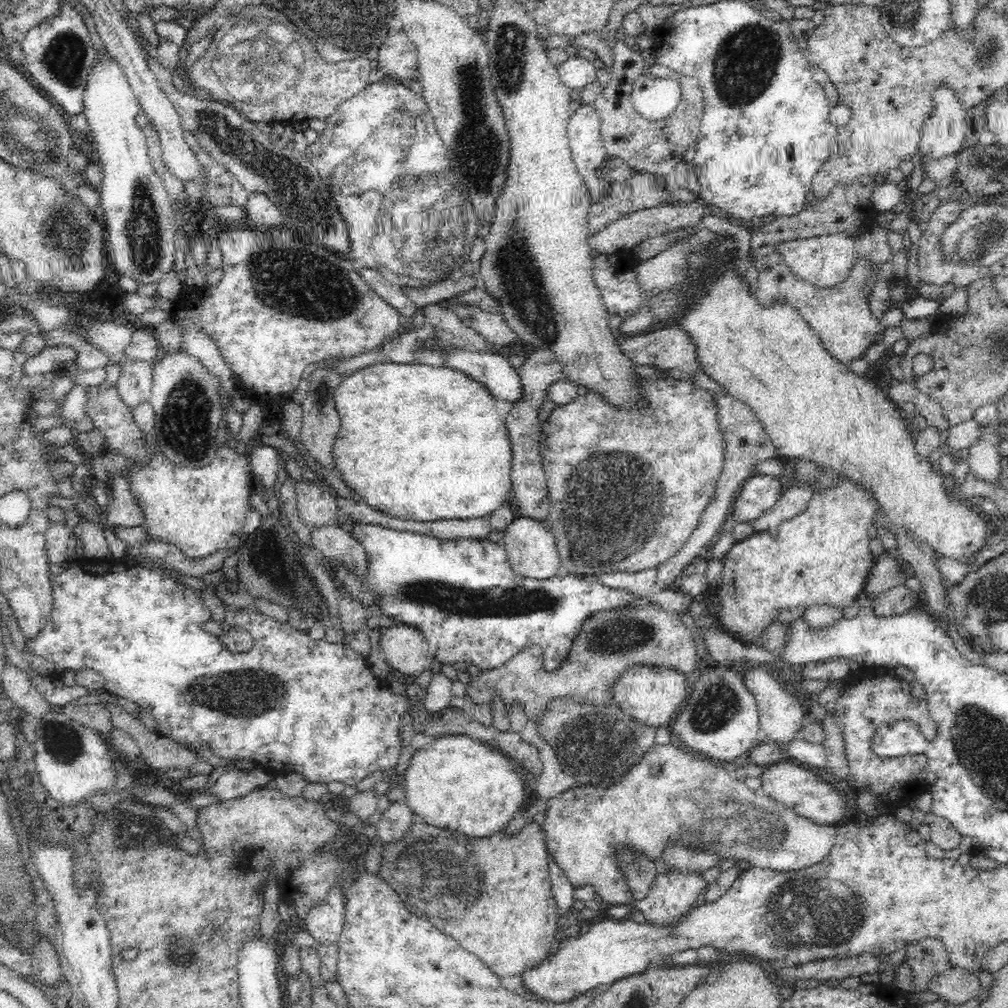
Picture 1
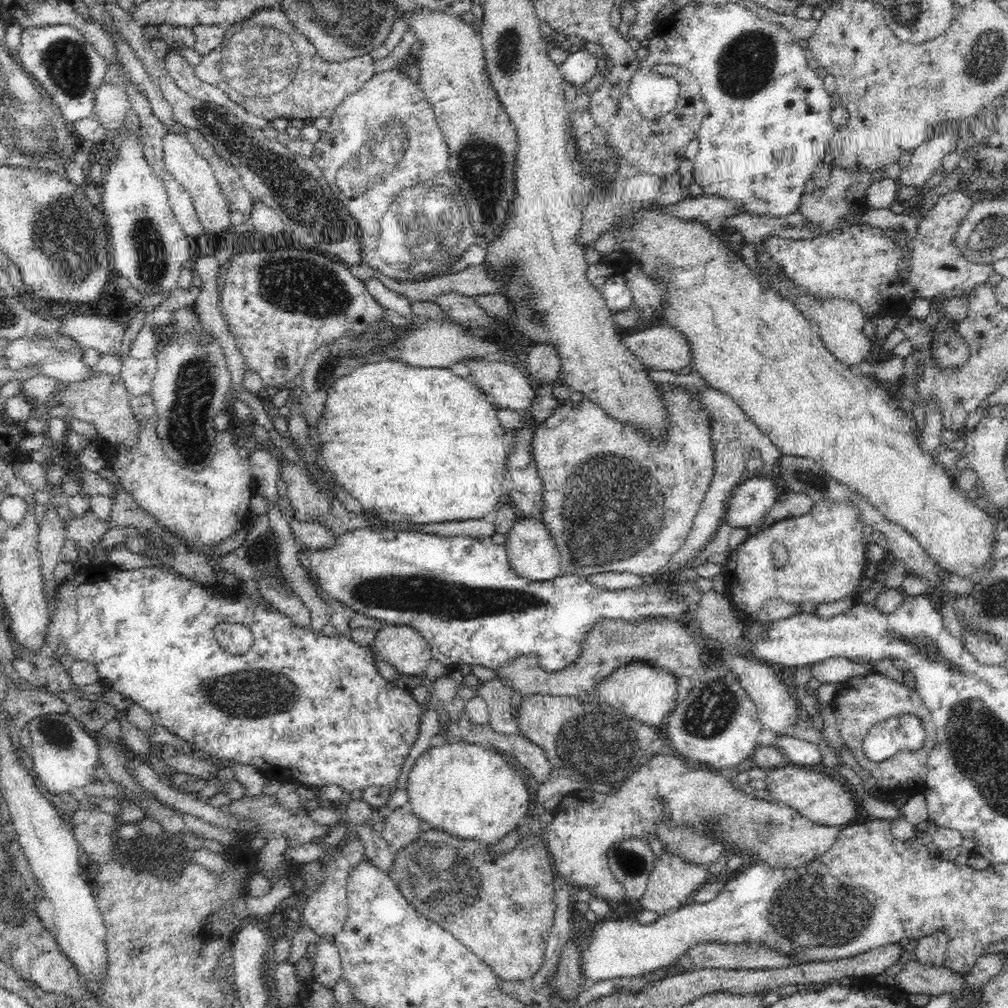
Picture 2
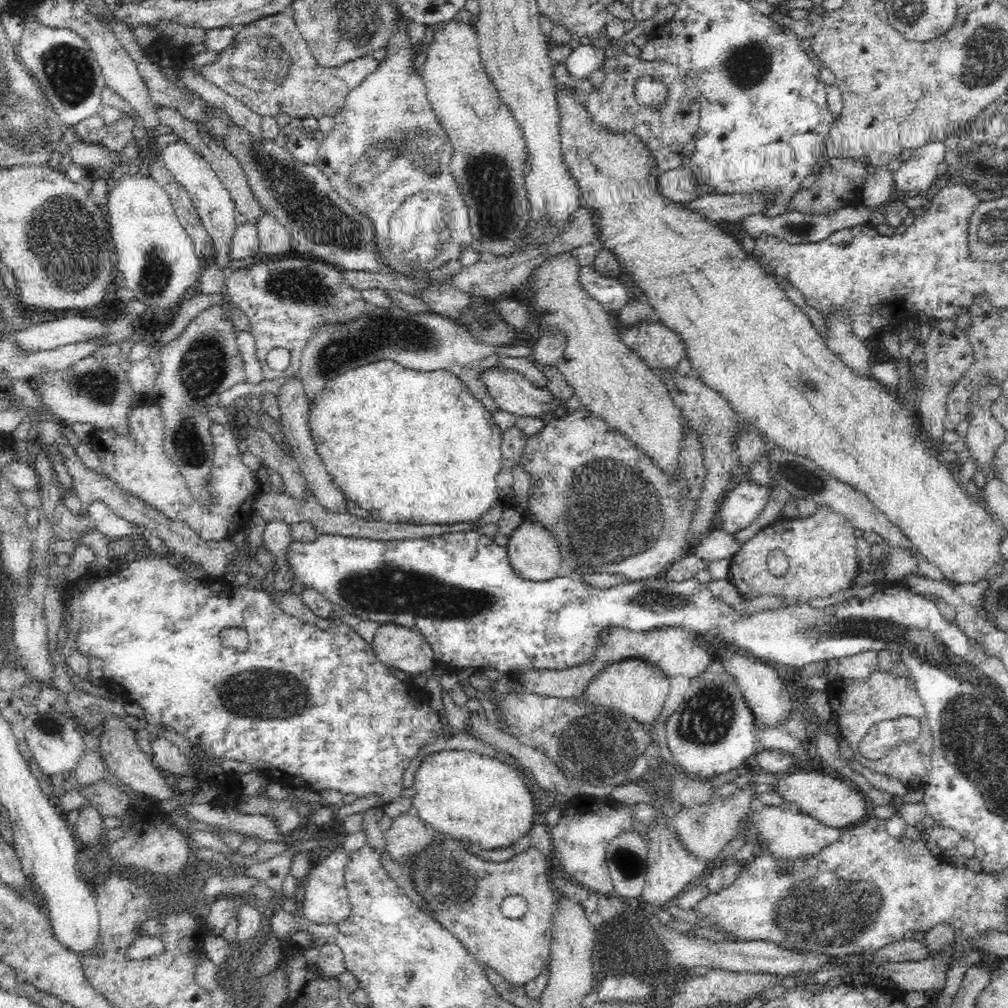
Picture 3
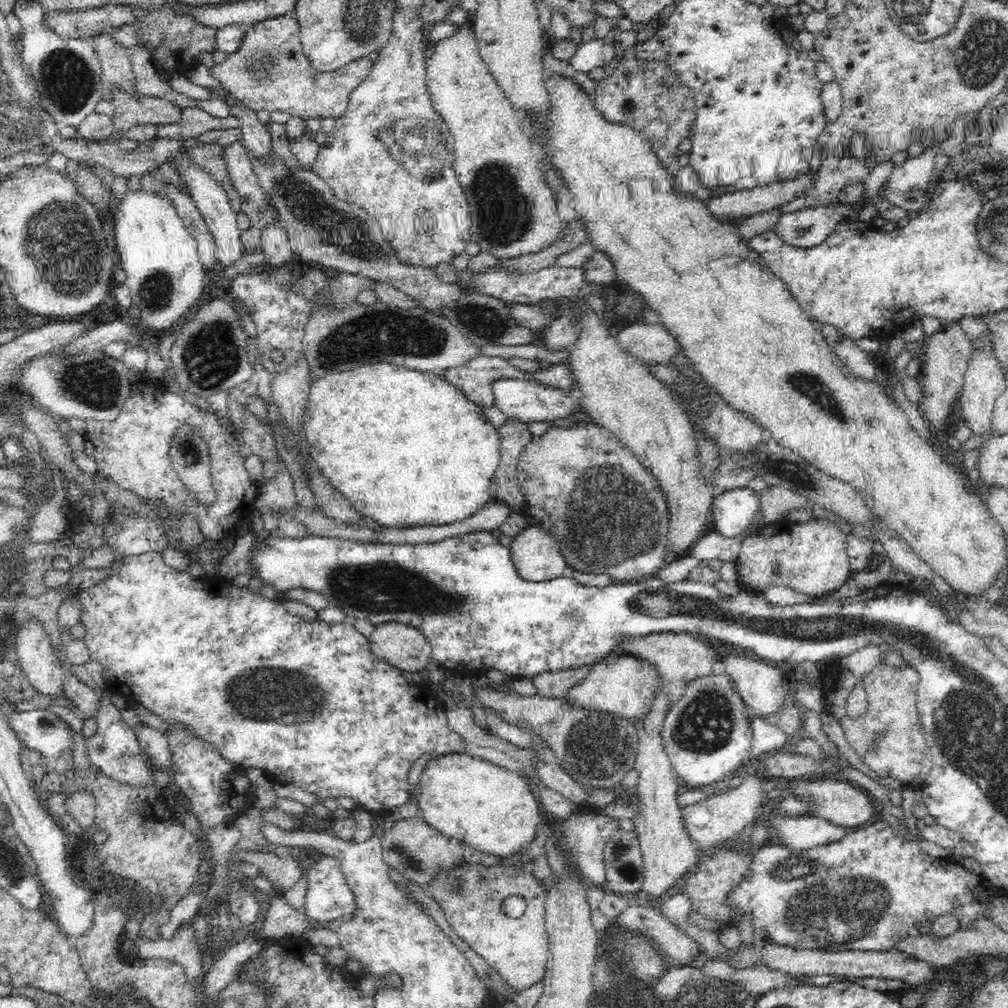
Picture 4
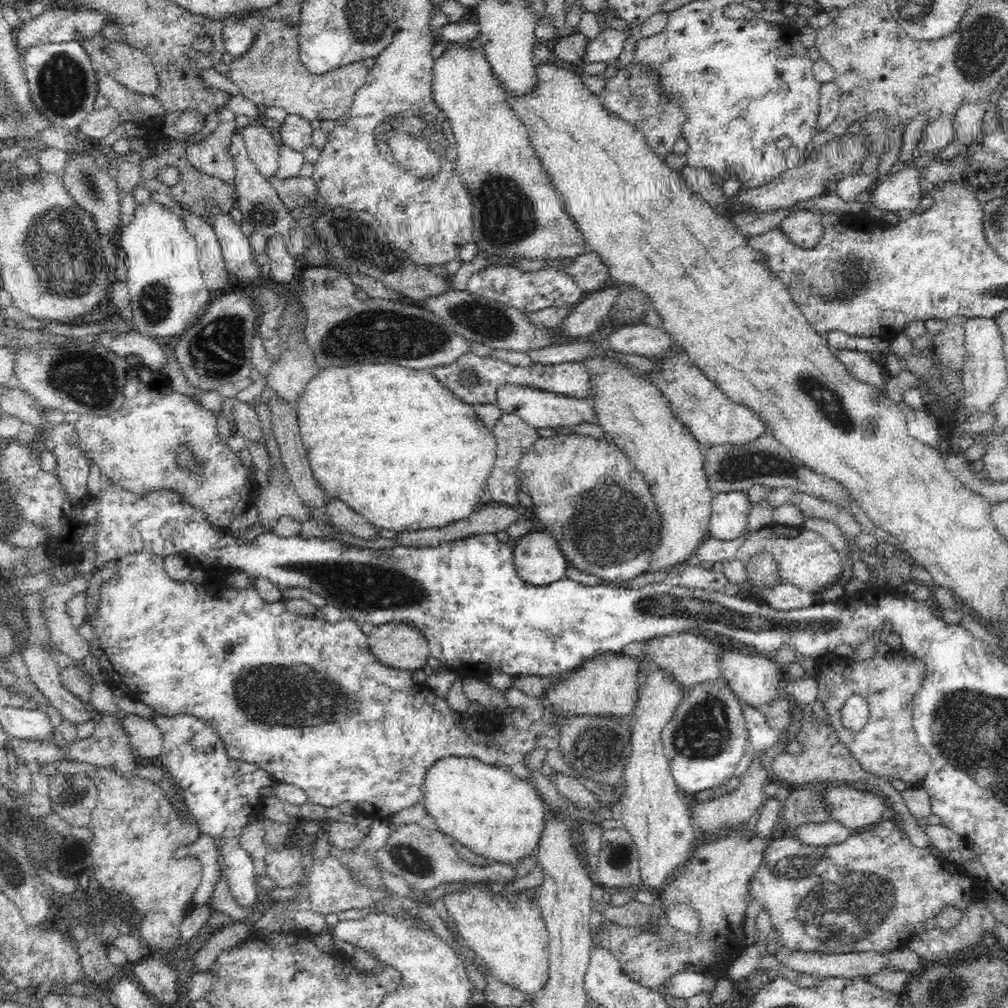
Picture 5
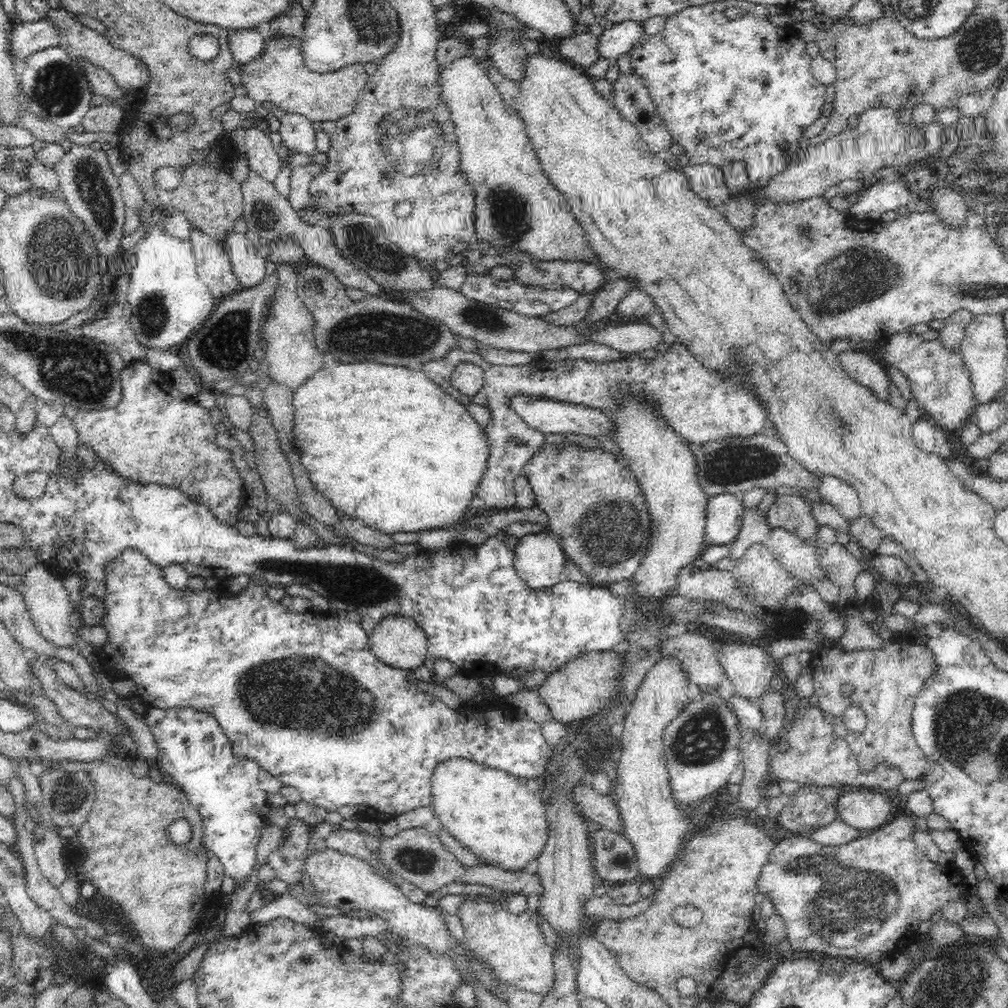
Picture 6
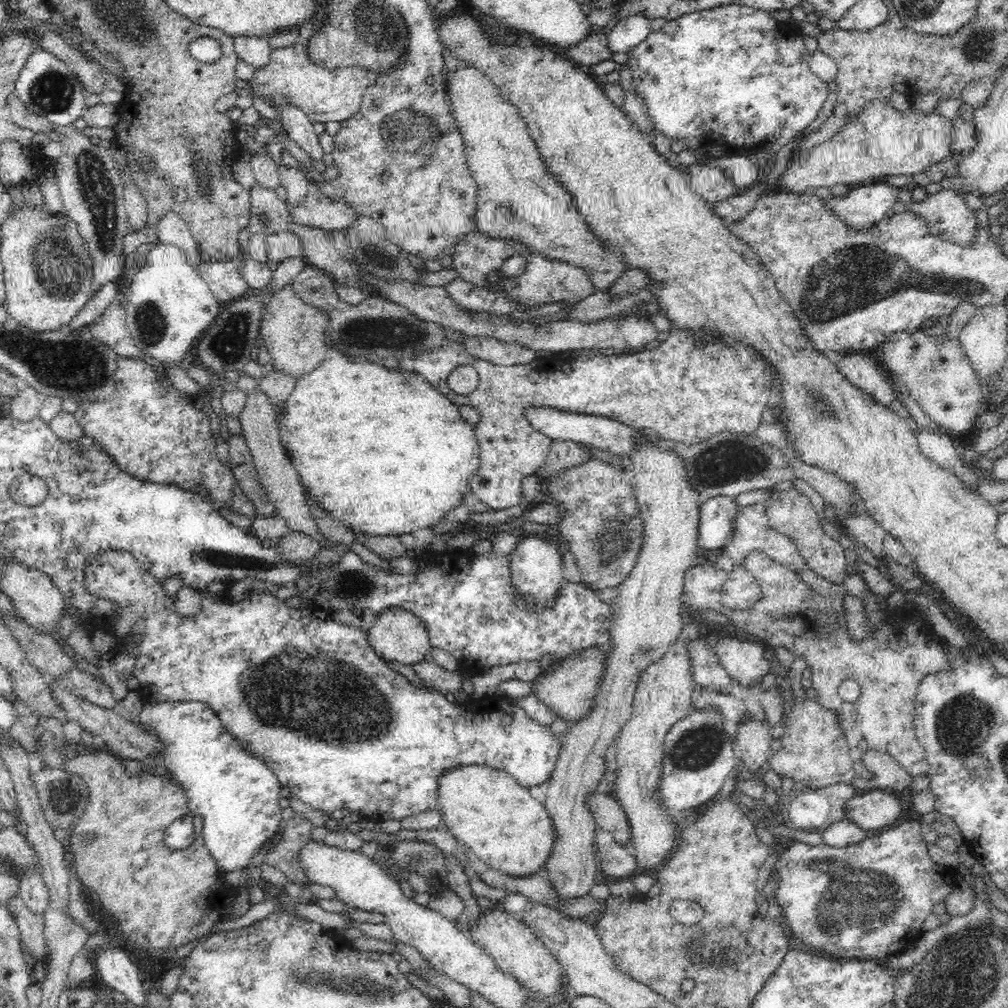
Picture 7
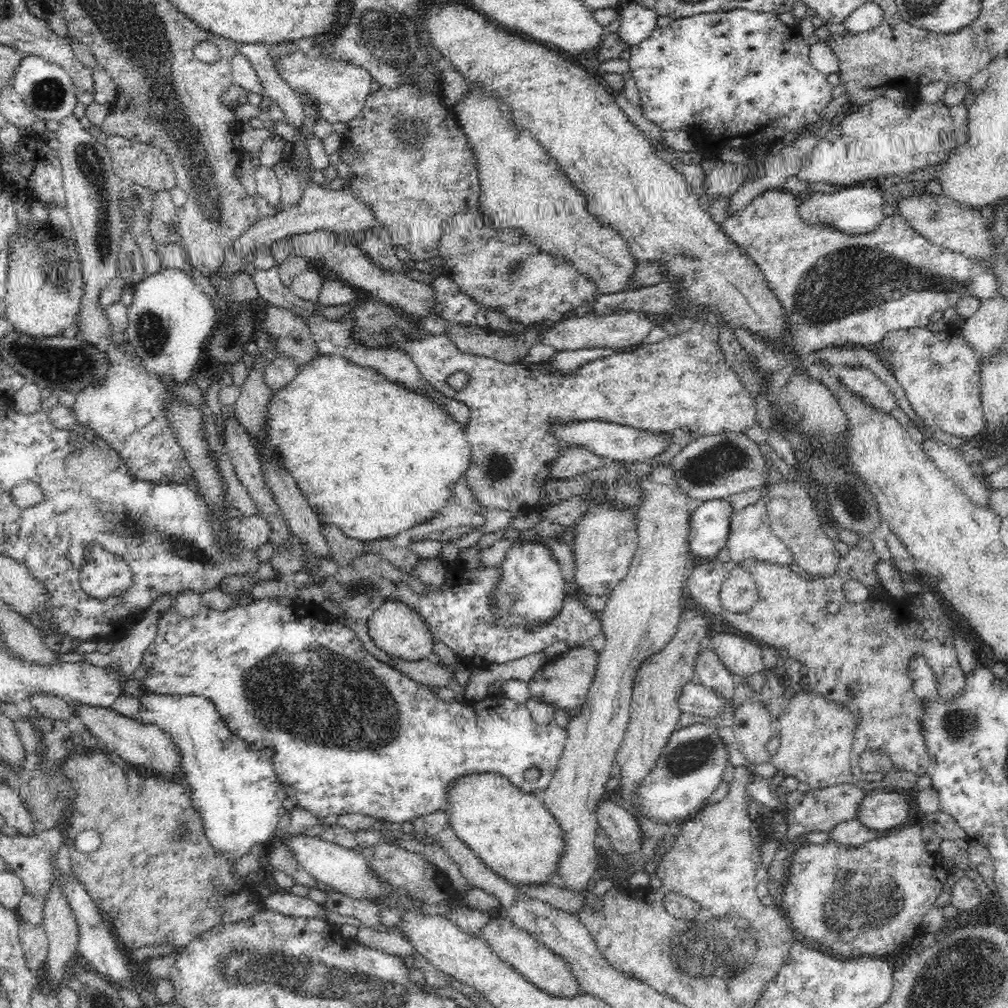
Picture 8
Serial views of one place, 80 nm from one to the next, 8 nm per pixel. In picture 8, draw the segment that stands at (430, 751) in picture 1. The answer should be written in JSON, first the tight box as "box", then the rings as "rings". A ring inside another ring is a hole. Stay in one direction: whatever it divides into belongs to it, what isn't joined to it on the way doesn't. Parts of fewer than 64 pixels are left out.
{"box":[445,772,565,885],"rings":[[[485,772],[458,777],[447,788],[445,802],[450,804],[449,821],[455,835],[470,847],[490,870],[510,884],[539,885],[559,882],[555,872],[565,843],[563,842],[563,830],[558,820],[546,808],[541,796],[516,788],[506,776],[495,772]]]}

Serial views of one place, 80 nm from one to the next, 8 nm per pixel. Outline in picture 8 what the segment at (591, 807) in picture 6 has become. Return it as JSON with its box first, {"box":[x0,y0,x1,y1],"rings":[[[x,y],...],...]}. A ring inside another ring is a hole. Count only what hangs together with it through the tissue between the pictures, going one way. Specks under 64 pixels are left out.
{"box":[597,800,644,856],"rings":[[[599,800],[597,807],[597,823],[610,837],[611,848],[619,856],[632,852],[641,852],[644,846],[640,823],[632,812],[612,802]]]}

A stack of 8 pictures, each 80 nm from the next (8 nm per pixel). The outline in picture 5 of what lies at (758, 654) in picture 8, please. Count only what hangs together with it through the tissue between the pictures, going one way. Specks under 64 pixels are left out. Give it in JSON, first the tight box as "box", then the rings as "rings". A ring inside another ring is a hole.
{"box":[720,649,783,710],"rings":[[[736,649],[720,651],[720,662],[723,665],[723,677],[728,680],[729,688],[743,704],[764,710],[770,702],[780,697],[778,686],[783,680],[783,667],[774,659],[760,656],[757,652],[742,654],[740,649]]]}

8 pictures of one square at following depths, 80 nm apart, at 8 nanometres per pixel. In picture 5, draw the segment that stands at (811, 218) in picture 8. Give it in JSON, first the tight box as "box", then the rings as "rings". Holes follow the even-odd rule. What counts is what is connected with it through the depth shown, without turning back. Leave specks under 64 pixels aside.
{"box":[865,166,925,213],"rings":[[[908,166],[898,174],[890,174],[870,189],[872,199],[865,205],[874,205],[881,211],[895,213],[900,210],[920,209],[920,200],[925,196],[920,189],[924,166]]]}

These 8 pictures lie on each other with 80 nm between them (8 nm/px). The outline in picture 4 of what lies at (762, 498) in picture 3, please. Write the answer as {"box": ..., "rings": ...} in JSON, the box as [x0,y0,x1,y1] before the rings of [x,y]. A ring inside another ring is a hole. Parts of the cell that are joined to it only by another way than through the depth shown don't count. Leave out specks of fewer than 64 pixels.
{"box":[711,487,760,538],"rings":[[[742,487],[727,490],[714,497],[711,506],[711,529],[726,538],[742,534],[760,510],[760,496],[752,487]]]}

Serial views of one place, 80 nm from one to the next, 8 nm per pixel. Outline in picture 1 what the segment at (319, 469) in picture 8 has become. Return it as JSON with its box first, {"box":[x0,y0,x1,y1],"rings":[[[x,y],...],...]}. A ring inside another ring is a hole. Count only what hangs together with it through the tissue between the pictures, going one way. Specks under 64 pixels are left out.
{"box":[332,363,512,522],"rings":[[[386,363],[356,370],[340,381],[340,384],[334,389],[334,403],[336,403],[336,409],[338,409],[342,422],[338,440],[332,446],[334,467],[336,471],[340,471],[345,484],[350,489],[354,489],[357,499],[392,517],[420,522],[488,517],[494,510],[506,504],[512,488],[512,445],[510,445],[510,435],[508,435],[506,424],[496,410],[496,400],[497,398],[482,383],[450,367],[436,367],[419,363]]]}

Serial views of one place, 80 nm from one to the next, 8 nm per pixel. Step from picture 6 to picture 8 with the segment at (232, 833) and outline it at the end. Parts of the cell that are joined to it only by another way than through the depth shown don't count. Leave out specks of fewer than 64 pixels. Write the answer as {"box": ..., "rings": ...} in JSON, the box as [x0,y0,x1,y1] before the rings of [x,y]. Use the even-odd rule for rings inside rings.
{"box":[136,693,286,863],"rings":[[[145,693],[140,698],[140,712],[136,720],[158,726],[171,736],[172,742],[178,747],[181,778],[191,786],[192,808],[203,818],[206,838],[214,850],[236,863],[242,856],[260,848],[266,840],[279,834],[277,824],[286,809],[282,806],[282,800],[276,796],[281,782],[278,782],[274,773],[270,750],[258,753],[245,740],[236,736],[226,726],[210,699],[194,695],[161,696]]]}

